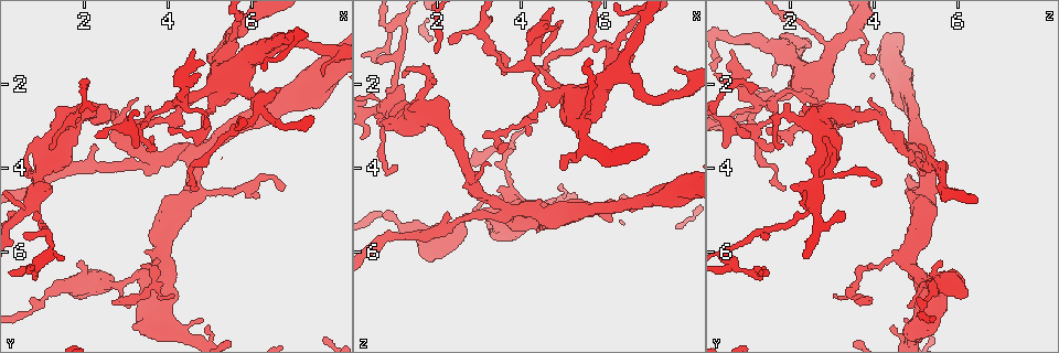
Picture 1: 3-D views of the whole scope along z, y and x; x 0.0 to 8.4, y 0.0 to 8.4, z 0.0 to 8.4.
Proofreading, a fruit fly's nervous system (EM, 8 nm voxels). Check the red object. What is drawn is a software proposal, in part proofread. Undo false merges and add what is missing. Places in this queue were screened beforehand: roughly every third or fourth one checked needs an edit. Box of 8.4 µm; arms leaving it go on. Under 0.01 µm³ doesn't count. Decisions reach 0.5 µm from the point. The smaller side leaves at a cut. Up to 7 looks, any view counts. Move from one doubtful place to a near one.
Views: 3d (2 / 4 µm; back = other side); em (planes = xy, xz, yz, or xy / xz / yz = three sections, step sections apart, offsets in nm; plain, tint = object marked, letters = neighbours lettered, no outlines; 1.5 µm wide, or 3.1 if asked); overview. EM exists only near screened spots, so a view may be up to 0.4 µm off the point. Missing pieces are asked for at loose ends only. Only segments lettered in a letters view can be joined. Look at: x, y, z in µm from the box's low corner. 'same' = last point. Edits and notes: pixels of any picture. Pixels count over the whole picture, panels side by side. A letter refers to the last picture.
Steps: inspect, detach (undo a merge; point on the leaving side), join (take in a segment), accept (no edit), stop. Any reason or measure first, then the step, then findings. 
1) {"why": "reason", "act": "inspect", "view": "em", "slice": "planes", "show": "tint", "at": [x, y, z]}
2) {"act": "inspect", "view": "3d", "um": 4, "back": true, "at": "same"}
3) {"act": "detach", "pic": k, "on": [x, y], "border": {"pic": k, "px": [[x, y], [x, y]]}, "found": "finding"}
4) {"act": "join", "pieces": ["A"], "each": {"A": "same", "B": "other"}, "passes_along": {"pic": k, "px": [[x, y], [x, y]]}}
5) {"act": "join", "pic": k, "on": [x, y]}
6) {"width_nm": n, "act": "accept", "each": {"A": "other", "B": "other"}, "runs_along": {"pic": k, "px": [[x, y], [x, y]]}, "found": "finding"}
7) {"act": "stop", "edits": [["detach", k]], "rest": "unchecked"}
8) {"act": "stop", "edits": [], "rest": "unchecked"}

{"why": "abrupt turn", "act": "inspect", "view": "3d", "um": 4, "at": [3.60, 3.85, 5.15]}

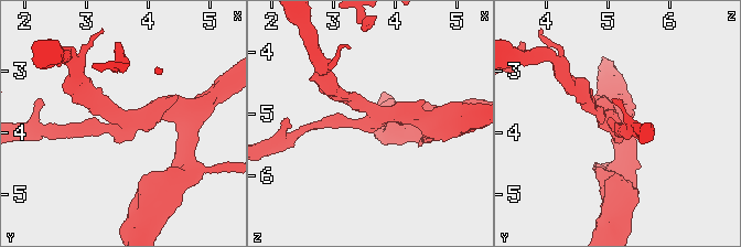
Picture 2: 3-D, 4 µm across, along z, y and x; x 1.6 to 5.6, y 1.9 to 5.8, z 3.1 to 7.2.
{"arms": 3, "arm_widths_nm": [190, 200, 220], "why": "shape alone is not enough", "act": "inspect", "view": "em", "slice": "planes", "show": "letters", "at": [3.65, 3.90, 5.10]}

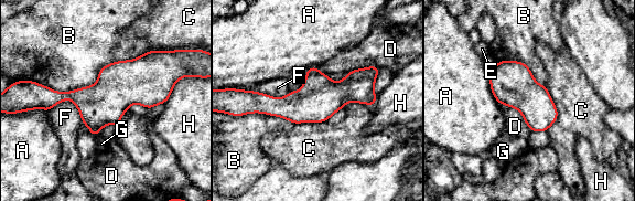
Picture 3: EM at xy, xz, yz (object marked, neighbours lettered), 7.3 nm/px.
{"width_nm": 300, "act": "accept", "each": {"A": "other", "B": "other", "C": "other", "D": "other", "E": "other", "F": "other", "G": "other", "H": "other"}, "border": {"pic": 3, "px": [[148, 51], [85, 87], [31, 82]]}, "found": "all the same neuron"}

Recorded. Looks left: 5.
{"why": "free end", "act": "inspect", "view": "3d", "um": 4, "at": [3.50, 6.00, 4.45]}

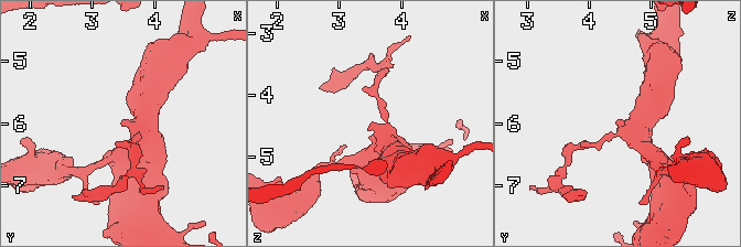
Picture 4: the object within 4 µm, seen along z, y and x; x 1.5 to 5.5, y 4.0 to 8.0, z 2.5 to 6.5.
{"act": "inspect", "view": "em", "slice": "xz", "step": 8, "show": "letters", "at": [3.55, 6.05, 4.40]}

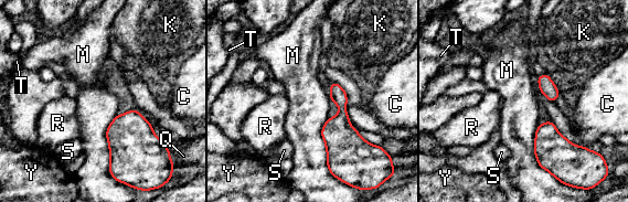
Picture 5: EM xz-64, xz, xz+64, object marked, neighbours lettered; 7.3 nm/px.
{"act": "accept", "each": {"C": "other", "K": "other", "M": "other", "Q": "other", "R": "other", "S": "other", "T": "other", "Y": "other"}, "border": {"pic": 5, "px": [[117, 114], [106, 130], [115, 180]]}, "found": "none of them fits"}

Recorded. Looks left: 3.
{"why": "an open end", "act": "inspect", "view": "em", "slice": "xy", "step": 4, "show": "tint", "at": [4.15, 7.05, 3.00]}

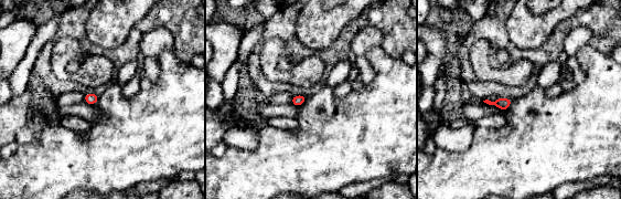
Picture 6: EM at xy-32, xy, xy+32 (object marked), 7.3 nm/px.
{"act": "inspect", "view": "em", "slice": "planes", "show": "letters", "at": "same"}

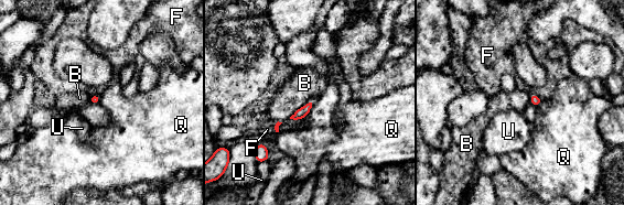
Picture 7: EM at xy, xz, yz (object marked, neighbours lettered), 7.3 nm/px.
{"act": "accept", "each": {"B": "other", "F": "other", "Q": "other", "U": "other"}, "border": {"pic": 7, "px": [[310, 101], [289, 117]]}, "found": "no lettered segment goes on from it"}

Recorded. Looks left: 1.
{"act": "stop", "edits": [], "rest": "unchecked"}

